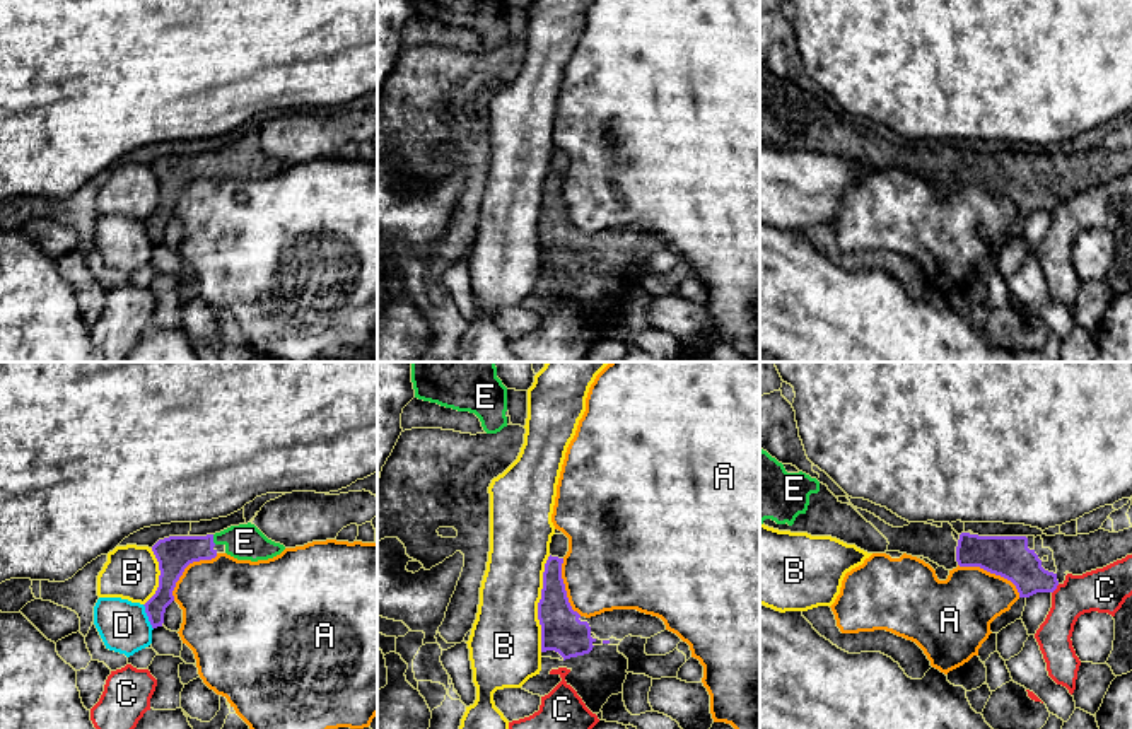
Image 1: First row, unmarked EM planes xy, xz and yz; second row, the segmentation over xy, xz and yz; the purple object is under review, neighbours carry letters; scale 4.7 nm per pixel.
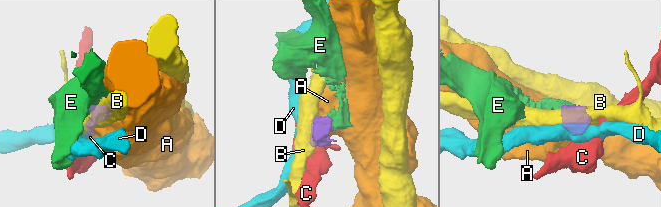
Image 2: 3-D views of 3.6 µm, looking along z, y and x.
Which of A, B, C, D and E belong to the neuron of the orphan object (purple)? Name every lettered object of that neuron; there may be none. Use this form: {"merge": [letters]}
{"merge": ["E"]}

